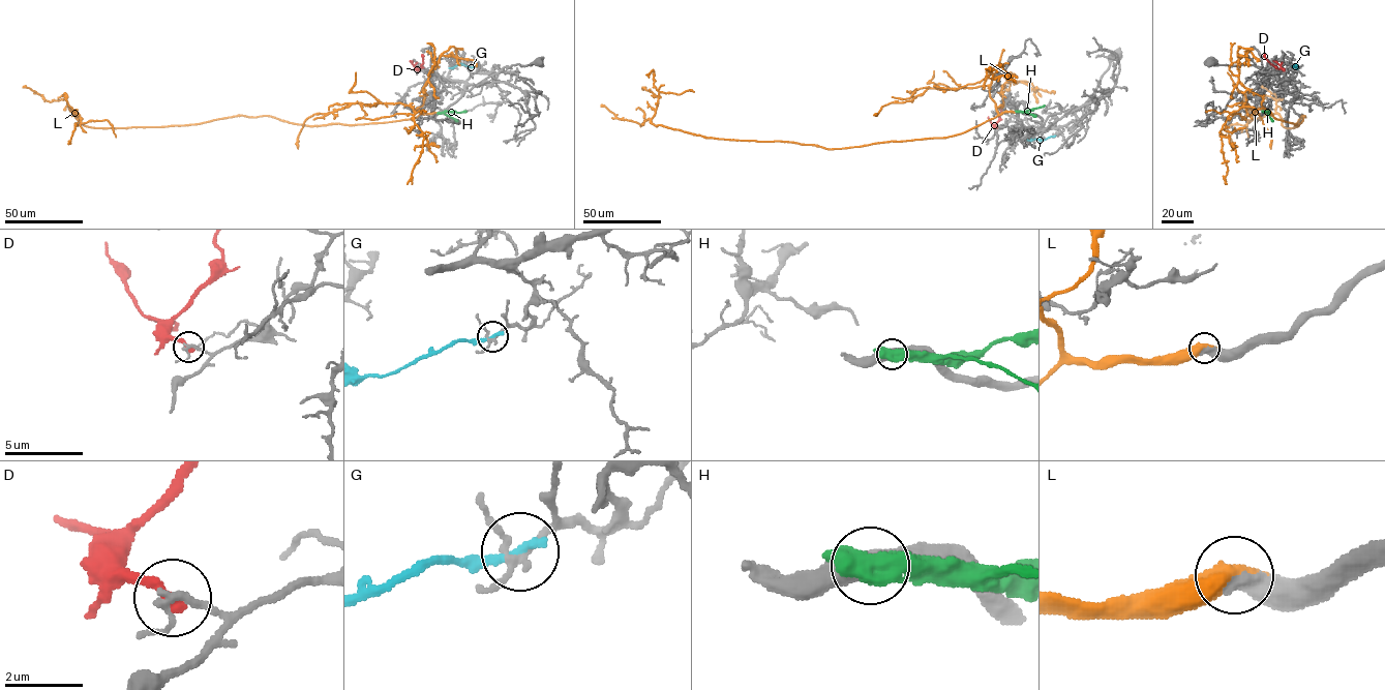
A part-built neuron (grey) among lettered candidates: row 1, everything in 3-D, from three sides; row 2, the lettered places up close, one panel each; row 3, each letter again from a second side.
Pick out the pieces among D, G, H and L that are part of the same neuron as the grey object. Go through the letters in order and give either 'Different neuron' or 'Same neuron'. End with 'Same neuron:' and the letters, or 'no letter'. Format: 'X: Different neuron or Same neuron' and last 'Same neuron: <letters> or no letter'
D: Different neuron
G: Different neuron
H: Different neuron
L: Same neuron
Same neuron: L

